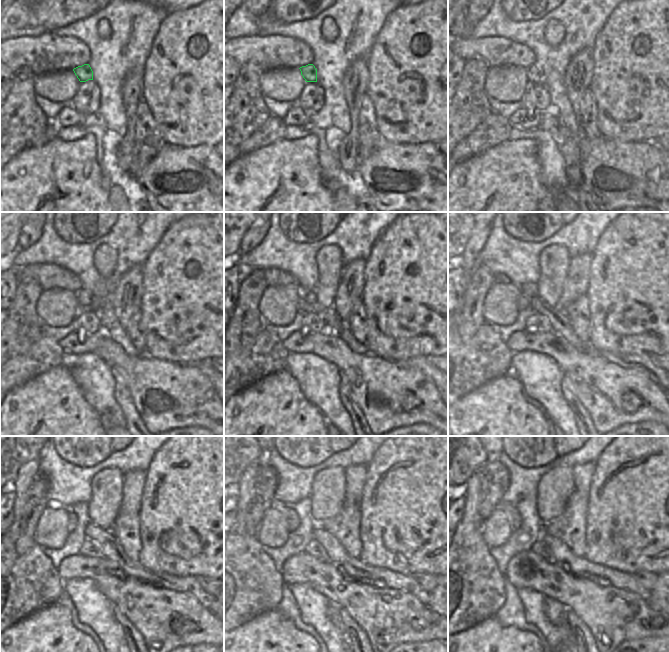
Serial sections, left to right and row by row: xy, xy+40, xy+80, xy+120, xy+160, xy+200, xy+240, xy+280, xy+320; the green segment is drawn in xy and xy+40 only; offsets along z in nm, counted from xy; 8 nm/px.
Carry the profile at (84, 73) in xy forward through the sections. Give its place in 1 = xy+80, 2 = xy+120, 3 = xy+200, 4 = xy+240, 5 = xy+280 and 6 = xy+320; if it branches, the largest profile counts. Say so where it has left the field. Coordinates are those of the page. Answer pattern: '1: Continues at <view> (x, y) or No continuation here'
1: Continues at xy+80 (533, 73)
2: Continues at xy+120 (85, 299)
3: Continues at xy+200 (557, 318)
4: Continues at xy+240 (109, 545)
5: Continues at xy+280 (380, 577)
6: Continues at xy+320 (601, 575)

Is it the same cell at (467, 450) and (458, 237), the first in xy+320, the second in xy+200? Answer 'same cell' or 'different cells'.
same cell

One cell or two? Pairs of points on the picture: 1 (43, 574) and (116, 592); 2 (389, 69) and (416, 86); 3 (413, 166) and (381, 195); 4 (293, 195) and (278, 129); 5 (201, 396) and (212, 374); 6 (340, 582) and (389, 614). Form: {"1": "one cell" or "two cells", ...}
{"1": "two cells", "2": "one cell", "3": "one cell", "4": "two cells", "5": "two cells", "6": "one cell"}

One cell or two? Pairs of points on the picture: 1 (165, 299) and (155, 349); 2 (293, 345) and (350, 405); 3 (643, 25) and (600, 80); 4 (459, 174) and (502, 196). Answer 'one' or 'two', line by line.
1: one
2: two
3: one
4: one

